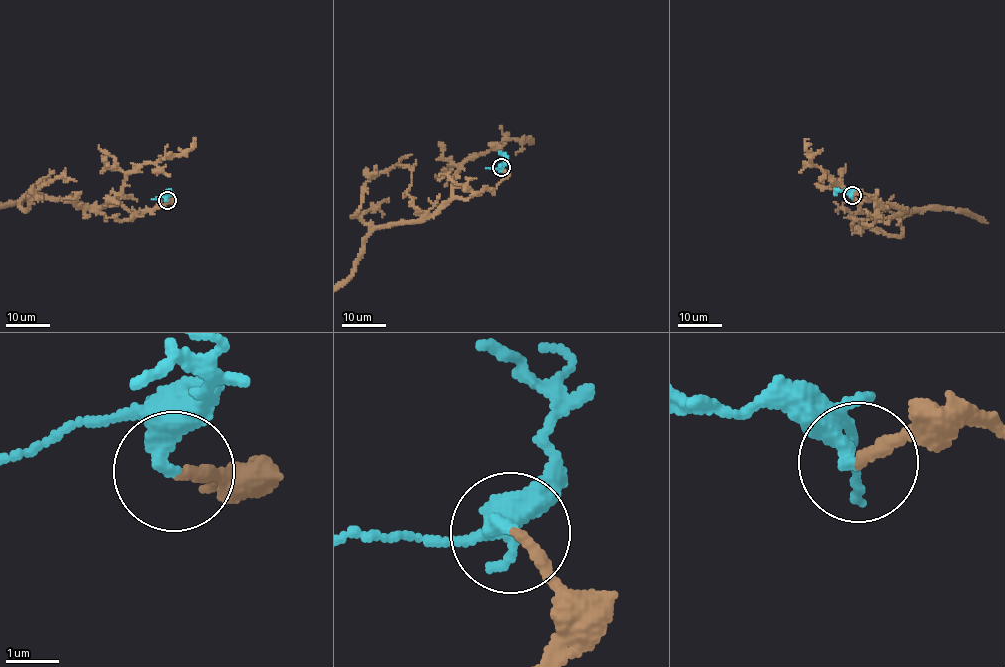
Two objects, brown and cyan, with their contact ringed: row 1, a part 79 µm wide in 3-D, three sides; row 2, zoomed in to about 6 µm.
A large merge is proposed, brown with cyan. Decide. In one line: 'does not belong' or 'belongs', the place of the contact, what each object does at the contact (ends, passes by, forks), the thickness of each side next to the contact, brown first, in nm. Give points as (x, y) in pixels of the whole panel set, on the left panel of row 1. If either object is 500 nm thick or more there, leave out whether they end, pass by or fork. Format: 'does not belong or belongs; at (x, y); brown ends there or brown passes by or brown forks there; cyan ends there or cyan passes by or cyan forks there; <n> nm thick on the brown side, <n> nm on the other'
belongs; at (167, 200); brown ends there; cyan ends there; 220 nm thick on the brown side, 340 nm on the other

